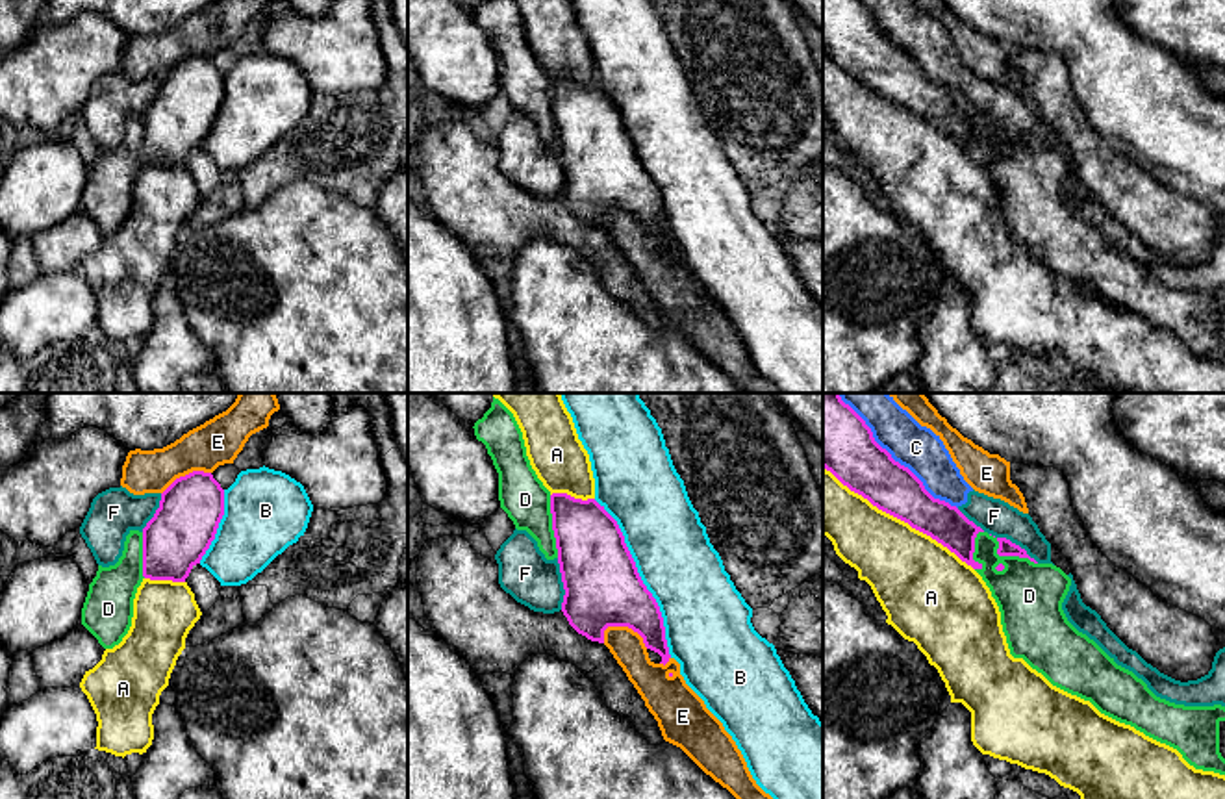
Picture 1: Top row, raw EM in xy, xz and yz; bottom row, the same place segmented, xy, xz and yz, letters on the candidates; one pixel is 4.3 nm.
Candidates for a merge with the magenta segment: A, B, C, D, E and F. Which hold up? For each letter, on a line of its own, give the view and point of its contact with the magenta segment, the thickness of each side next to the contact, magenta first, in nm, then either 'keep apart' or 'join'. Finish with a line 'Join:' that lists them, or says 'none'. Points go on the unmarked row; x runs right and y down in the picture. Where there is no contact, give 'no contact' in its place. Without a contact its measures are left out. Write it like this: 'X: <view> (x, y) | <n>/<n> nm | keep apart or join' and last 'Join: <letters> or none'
A: yz (899, 102) | 220/360 nm | keep apart
B: xz (640, 164) | 340/340 nm | keep apart
C: yz (903, 50) | 240/190 nm | keep apart
D: xz (553, 112) | 320/200 nm | keep apart
E: xz (627, 210) | 340/140 nm | keep apart
F: xz (564, 169) | 340/220 nm | keep apart
Join: none

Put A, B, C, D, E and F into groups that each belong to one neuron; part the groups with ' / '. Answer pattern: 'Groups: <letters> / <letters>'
Groups: A / B / C F / D / E

